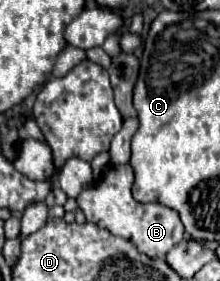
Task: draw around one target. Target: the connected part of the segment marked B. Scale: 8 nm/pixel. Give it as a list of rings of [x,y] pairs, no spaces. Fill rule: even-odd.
[[[129,164],[123,166],[111,166],[105,176],[91,186],[87,186],[77,196],[77,206],[83,210],[87,222],[93,222],[105,230],[109,230],[115,236],[123,236],[125,240],[133,242],[133,246],[149,256],[149,258],[165,258],[165,254],[177,246],[183,236],[183,224],[179,222],[179,216],[175,210],[167,210],[167,206],[155,204],[139,204],[131,196],[131,184],[133,184],[133,170]]]

